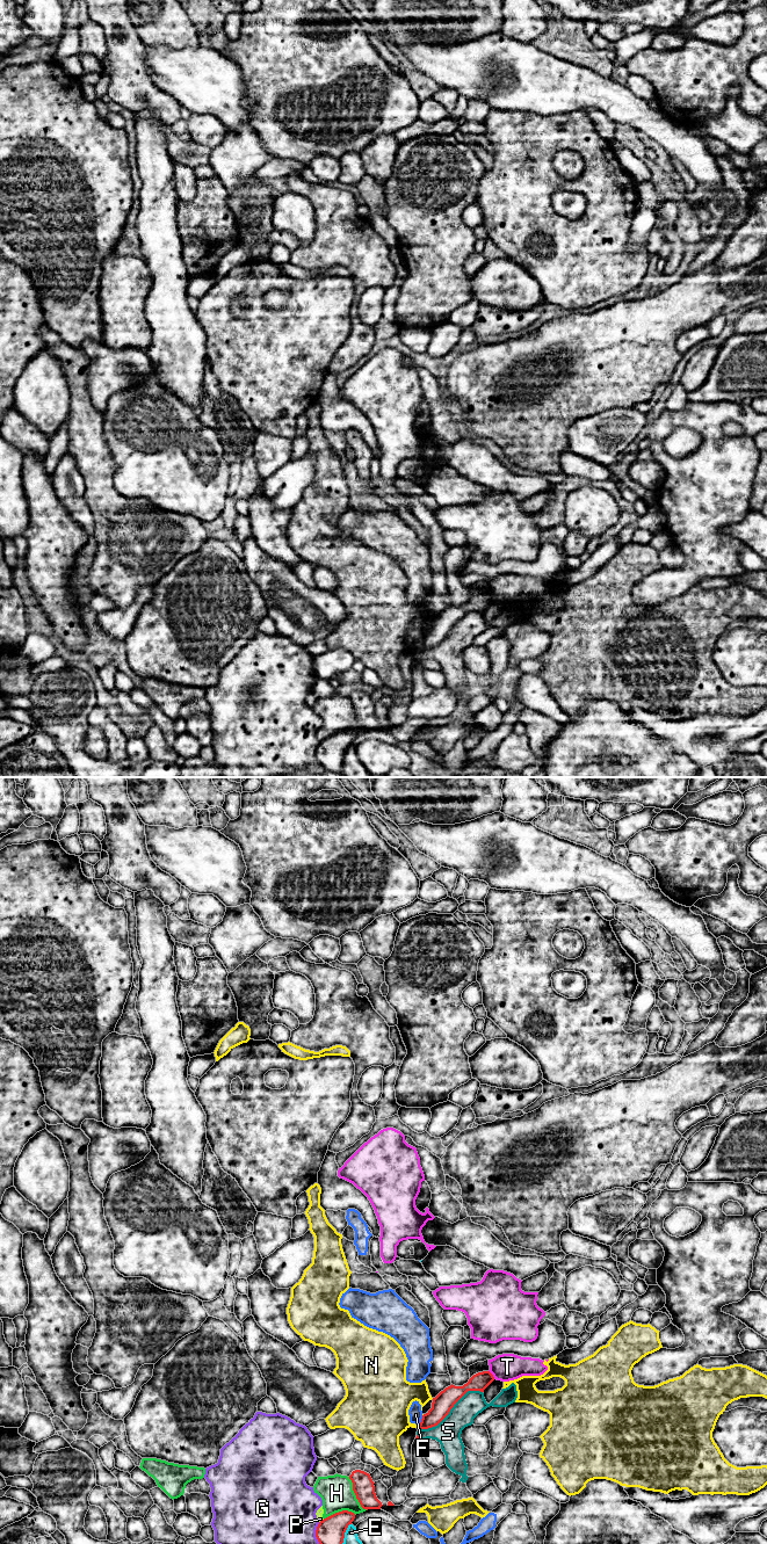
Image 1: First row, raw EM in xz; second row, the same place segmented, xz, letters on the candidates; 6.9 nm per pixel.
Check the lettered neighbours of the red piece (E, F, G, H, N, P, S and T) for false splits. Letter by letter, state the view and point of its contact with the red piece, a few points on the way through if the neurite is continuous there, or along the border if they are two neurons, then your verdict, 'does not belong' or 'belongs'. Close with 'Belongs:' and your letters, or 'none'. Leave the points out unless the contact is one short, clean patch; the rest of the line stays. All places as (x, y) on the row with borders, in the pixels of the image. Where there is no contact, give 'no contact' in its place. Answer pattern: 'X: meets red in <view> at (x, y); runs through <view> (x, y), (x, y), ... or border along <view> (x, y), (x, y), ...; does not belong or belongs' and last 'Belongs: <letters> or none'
E: meets red in xz at (344, 1534); does not belong
F: meets red in xz at (421, 1420); does not belong
G: meets red in xz at (316, 1532); does not belong
H: meets red in xz at (355, 1494); does not belong
N: meets red in xz at (418, 1427); does not belong
P: meets red in xz at (323, 1520); border along xz (324, 1519), (319, 1522); does not belong
S: meets red in xz at (449, 1411); does not belong
T: meets red in xz at (492, 1375); border along xz (489, 1370), (494, 1378); does not belong
Belongs: none

